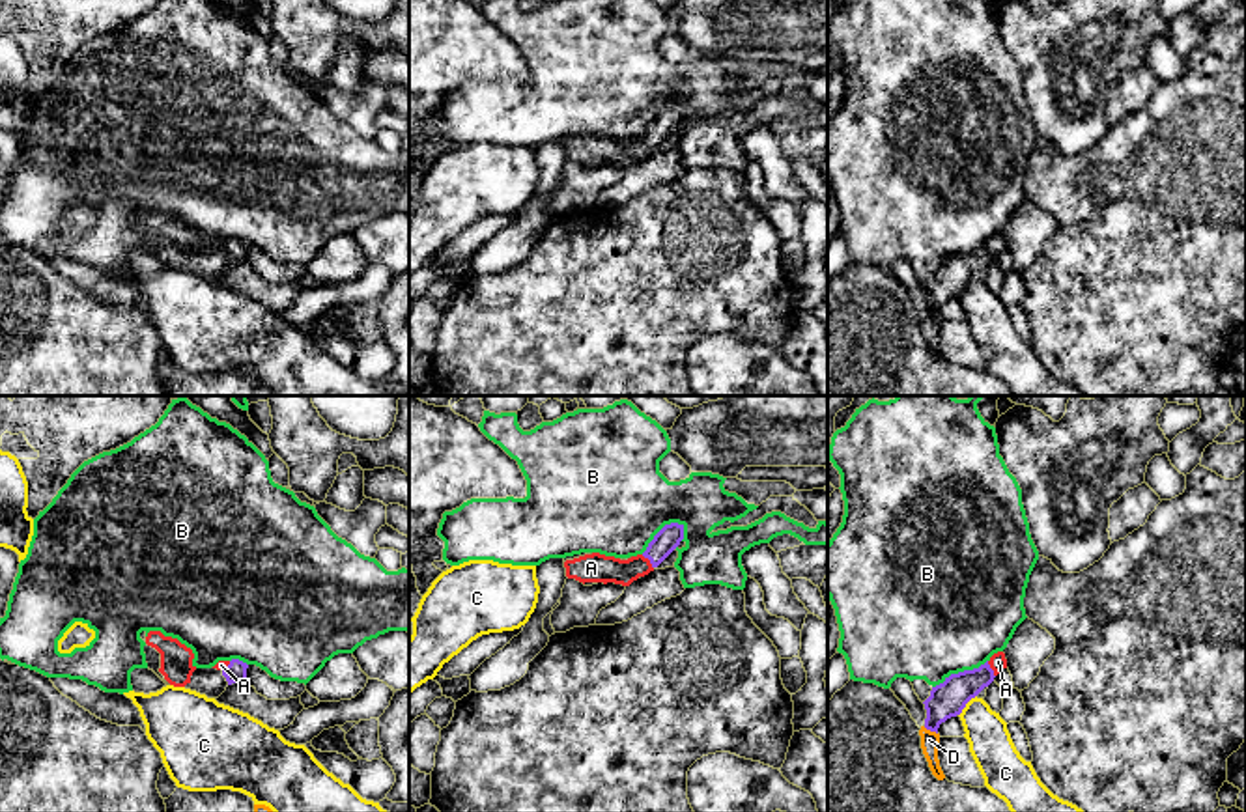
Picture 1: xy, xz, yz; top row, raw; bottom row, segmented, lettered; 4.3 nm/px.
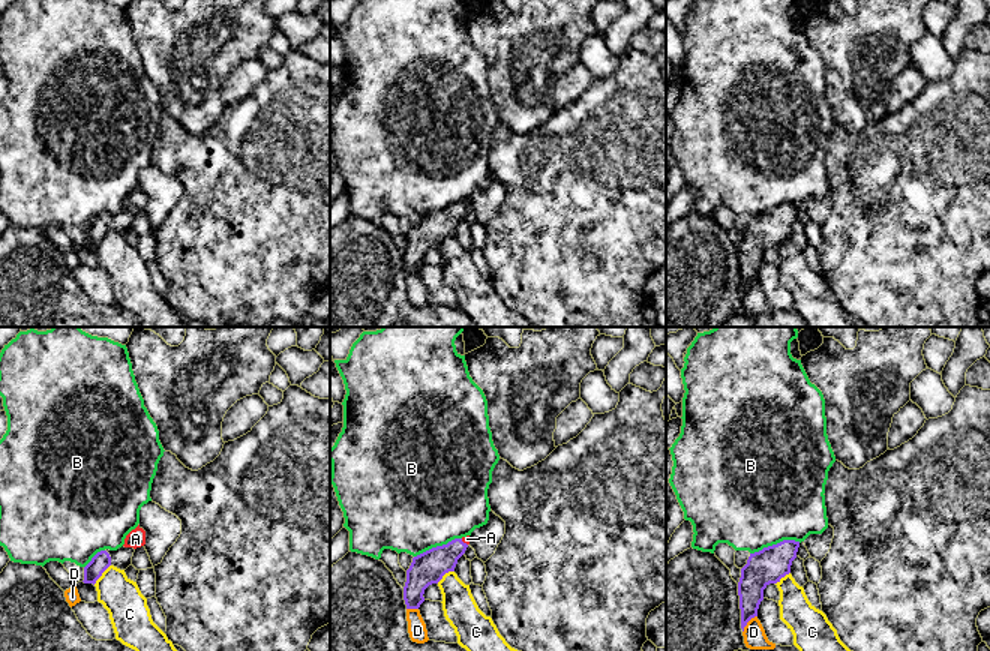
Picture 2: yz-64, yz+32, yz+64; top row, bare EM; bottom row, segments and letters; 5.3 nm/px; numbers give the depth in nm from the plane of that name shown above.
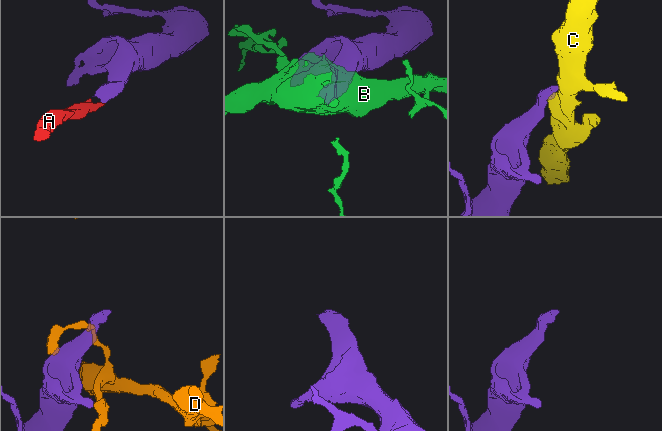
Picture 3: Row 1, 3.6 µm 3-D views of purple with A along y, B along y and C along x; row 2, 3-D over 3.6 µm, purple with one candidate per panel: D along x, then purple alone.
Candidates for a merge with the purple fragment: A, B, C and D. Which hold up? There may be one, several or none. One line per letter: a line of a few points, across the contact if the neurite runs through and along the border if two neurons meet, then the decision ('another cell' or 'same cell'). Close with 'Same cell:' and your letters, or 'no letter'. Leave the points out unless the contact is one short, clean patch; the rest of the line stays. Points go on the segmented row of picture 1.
A: xz (669, 536), (649, 559), (634, 568), (593, 568) | same cell
B: xz (684, 525), (665, 525), (641, 553) | another cell
C: yz (976, 695), (959, 715) | another cell
D: another cell
Same cell: A

